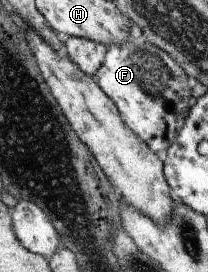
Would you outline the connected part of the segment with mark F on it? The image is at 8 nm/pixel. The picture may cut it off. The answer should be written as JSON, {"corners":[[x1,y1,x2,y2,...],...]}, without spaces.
{"corners":[[132,24,134,30,123,44,107,45,105,60,97,70,94,80,113,100,121,121,137,134,153,153,168,150,176,140,179,127,190,112,192,93,185,70,165,52,155,46]]}

